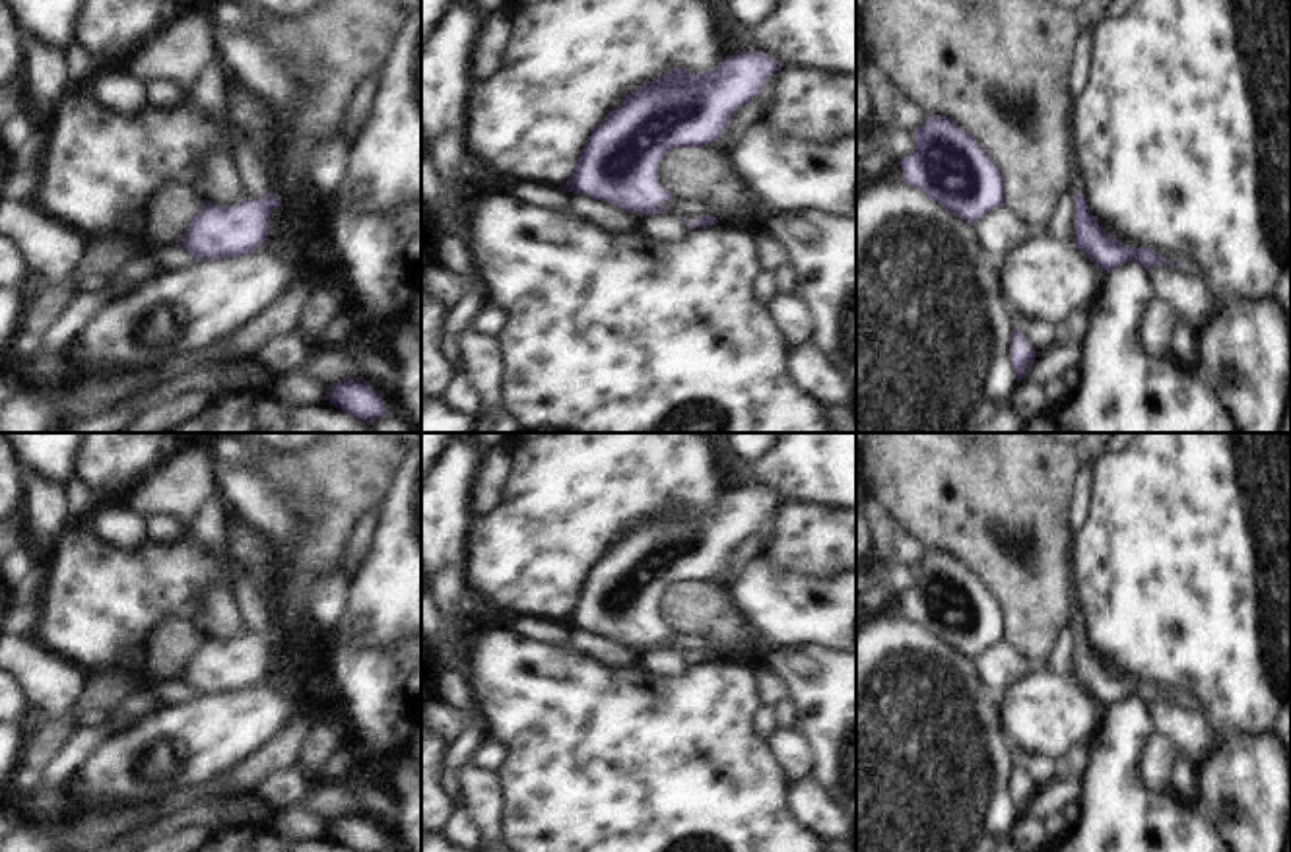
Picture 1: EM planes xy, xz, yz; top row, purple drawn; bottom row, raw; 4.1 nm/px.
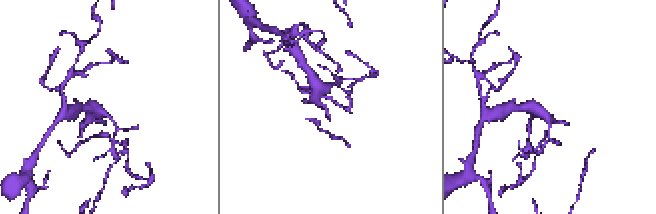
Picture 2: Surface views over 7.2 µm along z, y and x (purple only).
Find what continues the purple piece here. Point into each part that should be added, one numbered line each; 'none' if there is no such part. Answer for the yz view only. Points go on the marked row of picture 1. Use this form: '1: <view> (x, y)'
1: yz (1076, 185)

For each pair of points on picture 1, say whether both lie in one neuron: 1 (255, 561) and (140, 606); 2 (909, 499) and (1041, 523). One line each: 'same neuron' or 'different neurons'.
1: same neuron
2: same neuron

